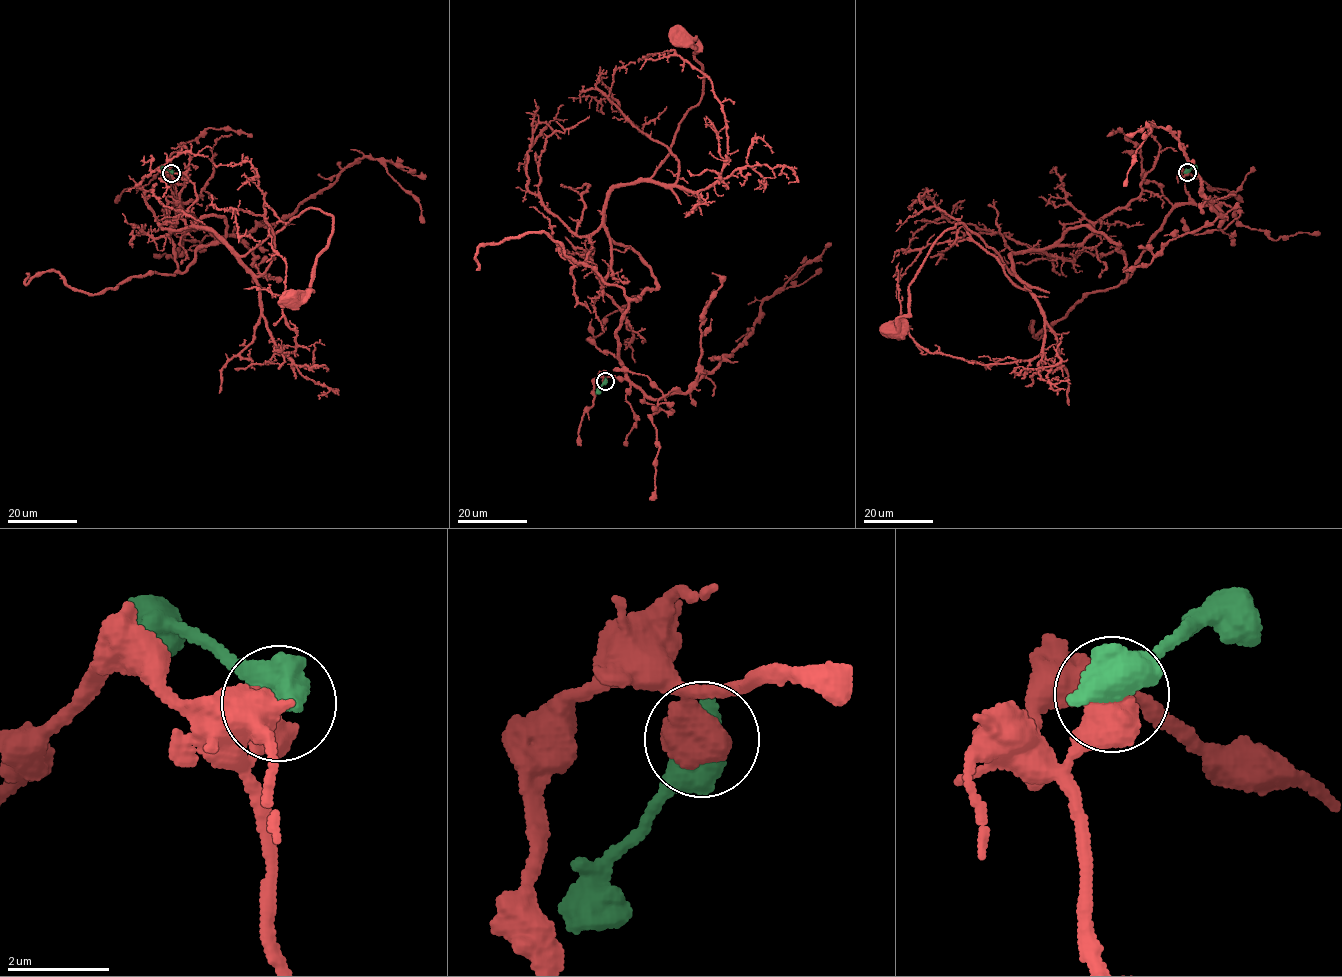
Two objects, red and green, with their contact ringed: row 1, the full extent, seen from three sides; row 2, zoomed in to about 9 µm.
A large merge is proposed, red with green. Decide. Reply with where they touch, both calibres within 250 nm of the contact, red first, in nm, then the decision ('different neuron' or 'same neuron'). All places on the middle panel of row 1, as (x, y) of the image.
at (605, 381); 800 nm thick on the red side, 800 nm on the other; different neuron

